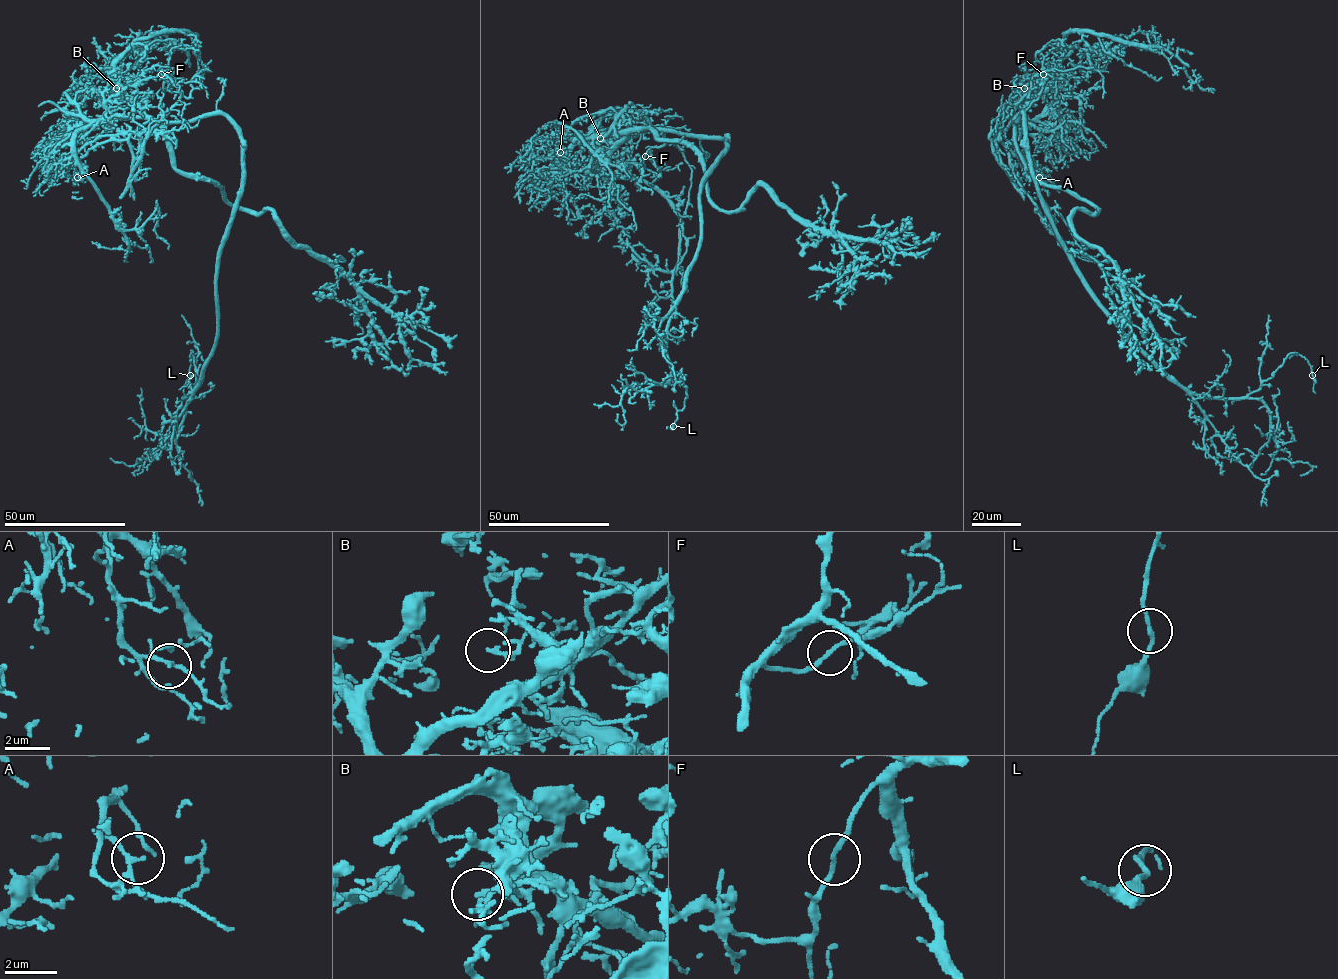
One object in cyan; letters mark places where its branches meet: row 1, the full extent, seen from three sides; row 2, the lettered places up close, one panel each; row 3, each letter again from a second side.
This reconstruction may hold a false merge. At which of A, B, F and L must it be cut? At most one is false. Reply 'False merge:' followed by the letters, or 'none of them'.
False merge: F

